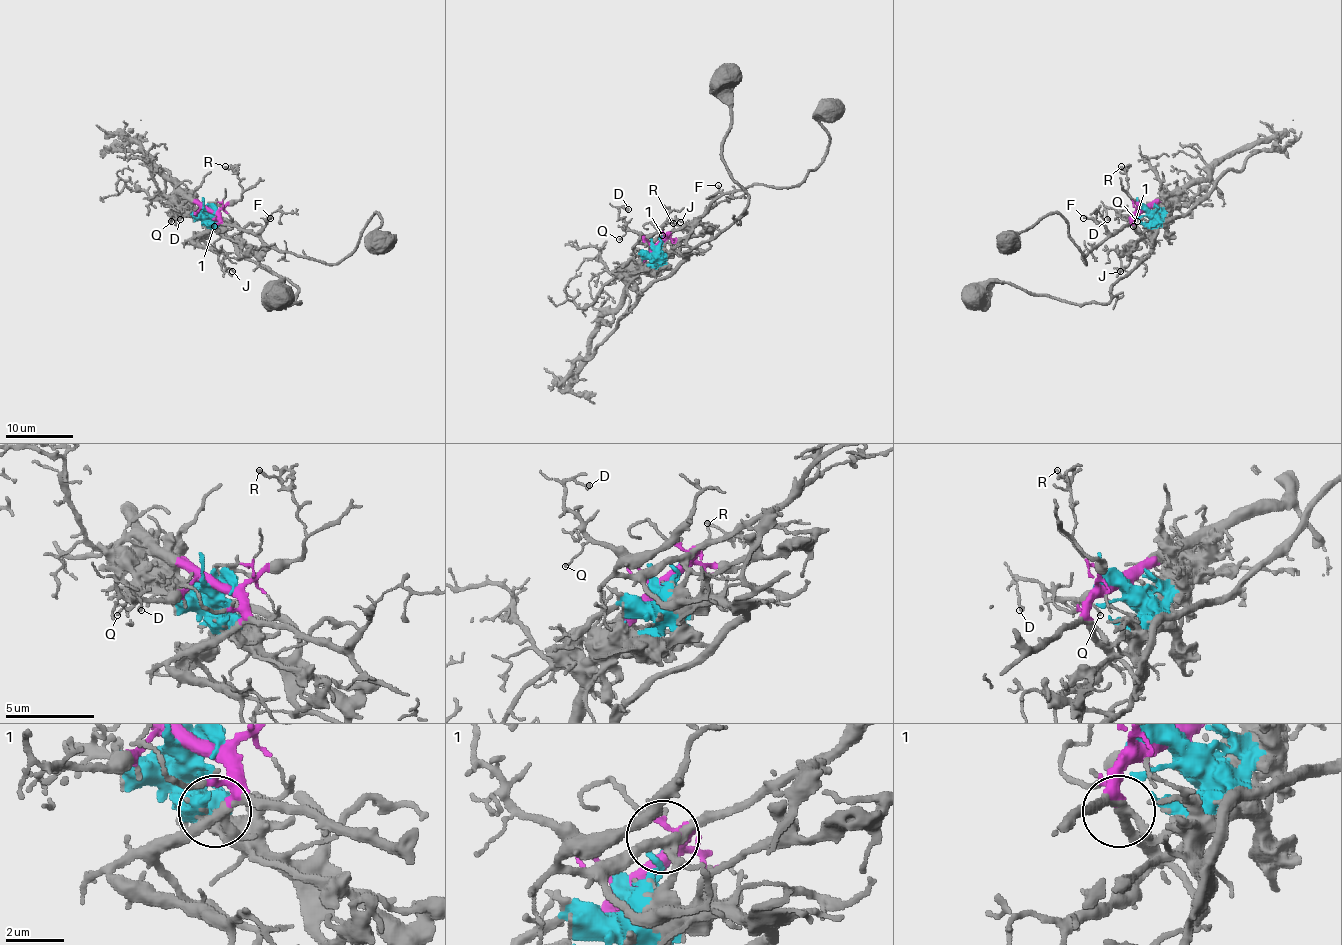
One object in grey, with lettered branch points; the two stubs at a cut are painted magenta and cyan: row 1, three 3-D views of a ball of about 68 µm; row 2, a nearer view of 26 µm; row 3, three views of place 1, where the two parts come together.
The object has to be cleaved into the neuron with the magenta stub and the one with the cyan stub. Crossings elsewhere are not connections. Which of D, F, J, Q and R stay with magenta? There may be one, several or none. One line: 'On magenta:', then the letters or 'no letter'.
On magenta: D, F, J, Q, R

